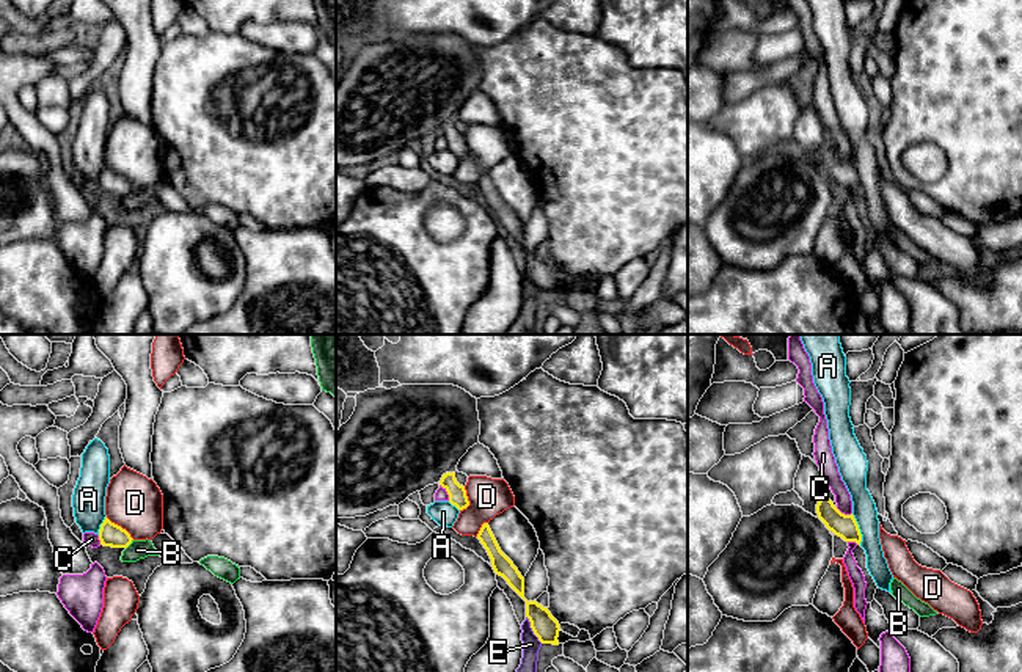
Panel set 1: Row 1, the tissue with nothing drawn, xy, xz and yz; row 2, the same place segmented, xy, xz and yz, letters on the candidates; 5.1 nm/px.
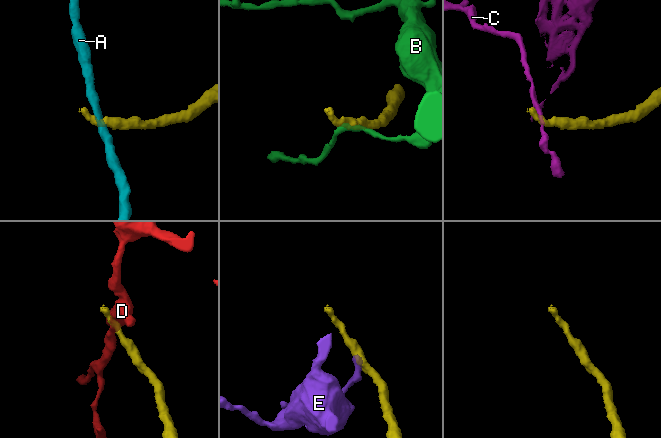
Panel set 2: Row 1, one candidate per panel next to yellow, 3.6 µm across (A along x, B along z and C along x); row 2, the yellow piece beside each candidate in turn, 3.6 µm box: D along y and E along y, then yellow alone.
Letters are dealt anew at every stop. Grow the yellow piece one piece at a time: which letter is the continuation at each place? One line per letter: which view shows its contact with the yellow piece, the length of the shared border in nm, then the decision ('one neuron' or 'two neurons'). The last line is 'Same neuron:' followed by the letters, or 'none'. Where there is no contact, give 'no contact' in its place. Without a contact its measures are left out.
A: contact in yz; length 170 nm; two neurons
B: contact in xy; length 70 nm; two neurons
C: contact in xz; length 100 nm; two neurons
D: contact in xy; length 190 nm; two neurons
E: contact in xz; length 170 nm; two neurons
Same neuron: none

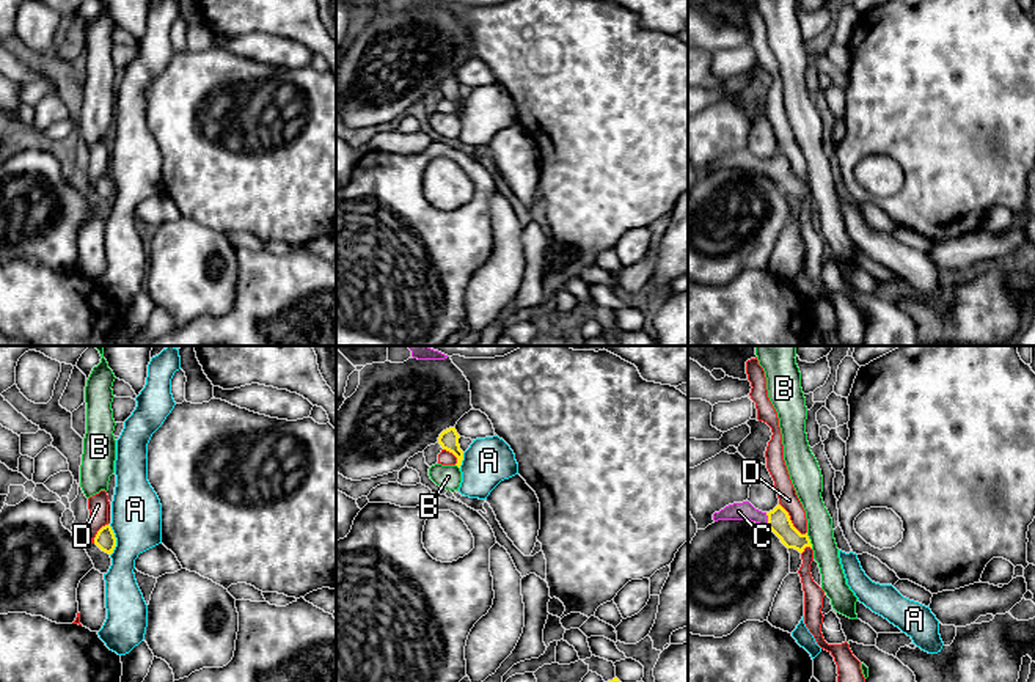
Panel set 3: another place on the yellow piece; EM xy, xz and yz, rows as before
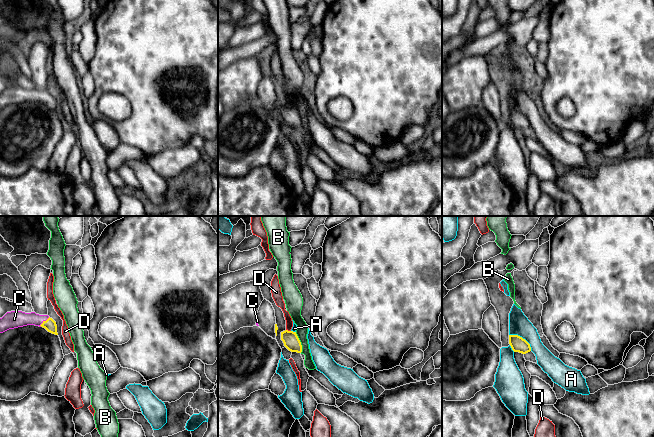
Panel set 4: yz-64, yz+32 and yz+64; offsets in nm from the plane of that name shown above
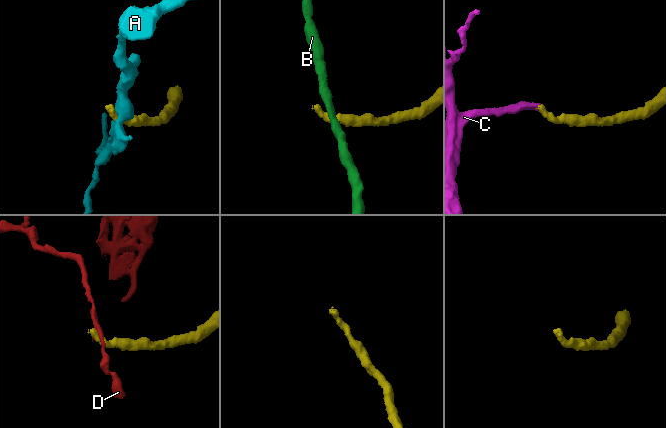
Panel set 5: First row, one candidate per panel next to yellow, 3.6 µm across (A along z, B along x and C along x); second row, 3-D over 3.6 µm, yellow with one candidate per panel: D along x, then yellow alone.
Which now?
A: contact in xy; length 160 nm; two neurons
B: contact in yz; length 90 nm; two neurons
C: contact in yz; length 70 nm; one neuron
D: contact in yz; length 220 nm; two neurons
Same neuron: C

